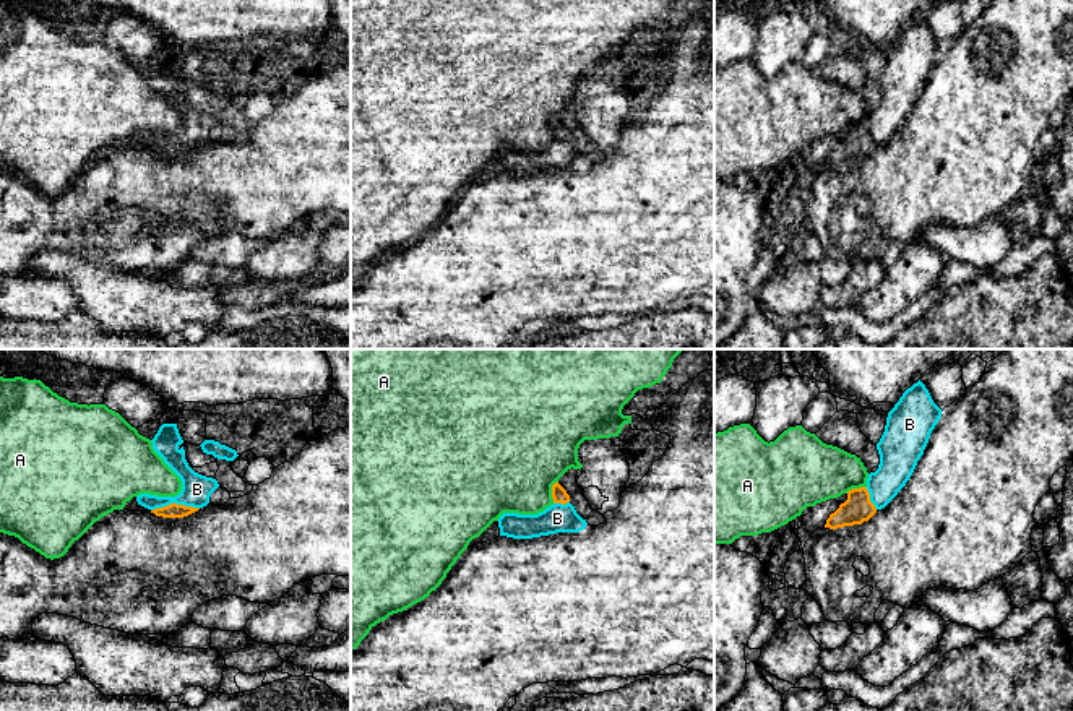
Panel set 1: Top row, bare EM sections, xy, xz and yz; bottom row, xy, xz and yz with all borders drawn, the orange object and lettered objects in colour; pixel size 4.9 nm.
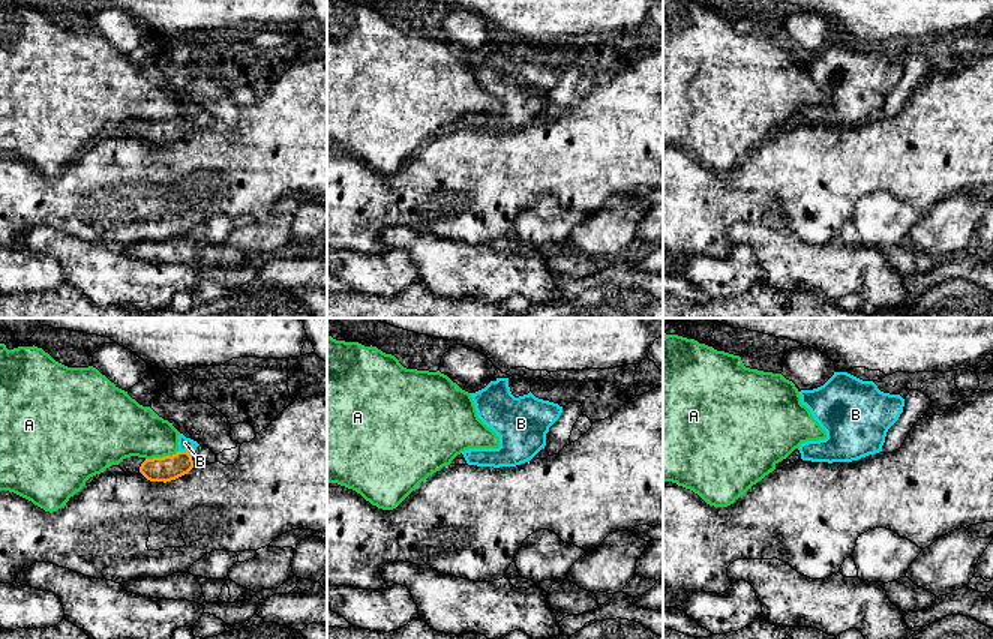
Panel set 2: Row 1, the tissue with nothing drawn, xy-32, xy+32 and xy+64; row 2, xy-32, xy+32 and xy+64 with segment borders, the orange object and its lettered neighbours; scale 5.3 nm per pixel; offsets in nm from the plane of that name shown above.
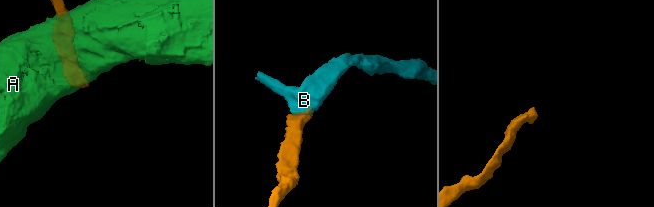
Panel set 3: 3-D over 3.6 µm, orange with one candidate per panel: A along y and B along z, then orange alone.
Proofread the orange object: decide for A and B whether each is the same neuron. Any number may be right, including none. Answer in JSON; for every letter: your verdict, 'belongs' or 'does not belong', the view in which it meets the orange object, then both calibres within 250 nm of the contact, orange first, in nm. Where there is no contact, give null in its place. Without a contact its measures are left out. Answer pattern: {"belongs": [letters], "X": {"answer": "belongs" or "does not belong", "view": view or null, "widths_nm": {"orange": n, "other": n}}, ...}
{"belongs": ["B"], "A": {"answer": "does not belong", "view": "xz", "widths_nm": {"orange": 80, "other": 460}}, "B": {"answer": "belongs", "view": "xy", "widths_nm": {"orange": 70, "other": 150}}}

